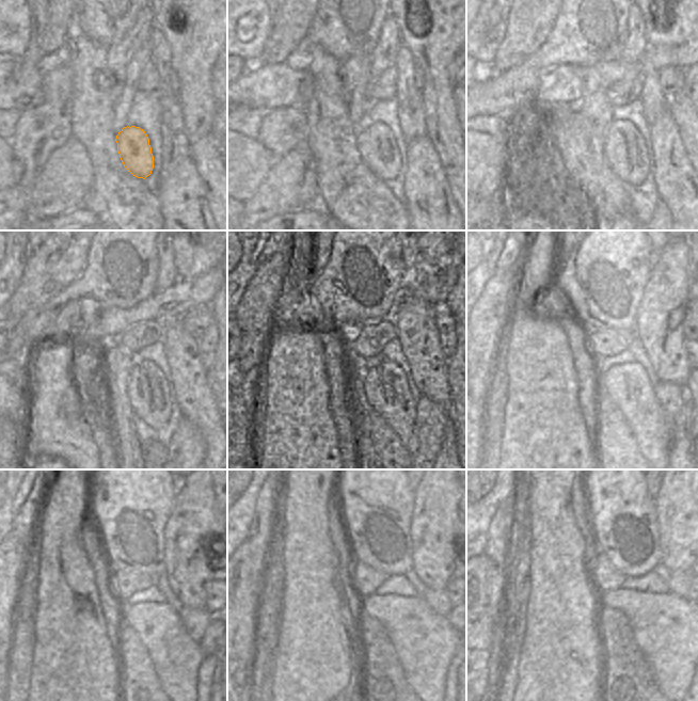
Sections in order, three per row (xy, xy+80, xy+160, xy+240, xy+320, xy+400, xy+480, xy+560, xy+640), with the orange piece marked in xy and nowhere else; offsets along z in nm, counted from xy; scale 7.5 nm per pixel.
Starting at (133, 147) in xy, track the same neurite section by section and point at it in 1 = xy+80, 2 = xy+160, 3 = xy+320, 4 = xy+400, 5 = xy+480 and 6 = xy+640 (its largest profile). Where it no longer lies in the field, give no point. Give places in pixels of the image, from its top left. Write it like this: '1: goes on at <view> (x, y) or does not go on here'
1: goes on at xy+80 (377, 146)
2: goes on at xy+160 (624, 149)
3: goes on at xy+320 (386, 391)
4: goes on at xy+400 (628, 385)
5: goes on at xy+480 (176, 658)
6: goes on at xy+640 (671, 633)

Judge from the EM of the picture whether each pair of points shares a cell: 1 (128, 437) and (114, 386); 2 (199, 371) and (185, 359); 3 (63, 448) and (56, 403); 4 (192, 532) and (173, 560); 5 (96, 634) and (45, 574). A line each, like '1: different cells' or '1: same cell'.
1: same cell
2: same cell
3: same cell
4: same cell
5: same cell

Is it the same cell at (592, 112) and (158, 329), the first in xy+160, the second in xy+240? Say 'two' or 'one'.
two

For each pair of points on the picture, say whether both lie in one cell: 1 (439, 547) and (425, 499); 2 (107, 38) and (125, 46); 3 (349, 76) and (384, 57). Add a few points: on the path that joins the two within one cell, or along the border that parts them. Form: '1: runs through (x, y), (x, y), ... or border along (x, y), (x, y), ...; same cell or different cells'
1: runs through (435, 536), (435, 511); same cell
2: border along (133, 25), (108, 47); different cells
3: border along (371, 57), (368, 82), (365, 89); different cells

